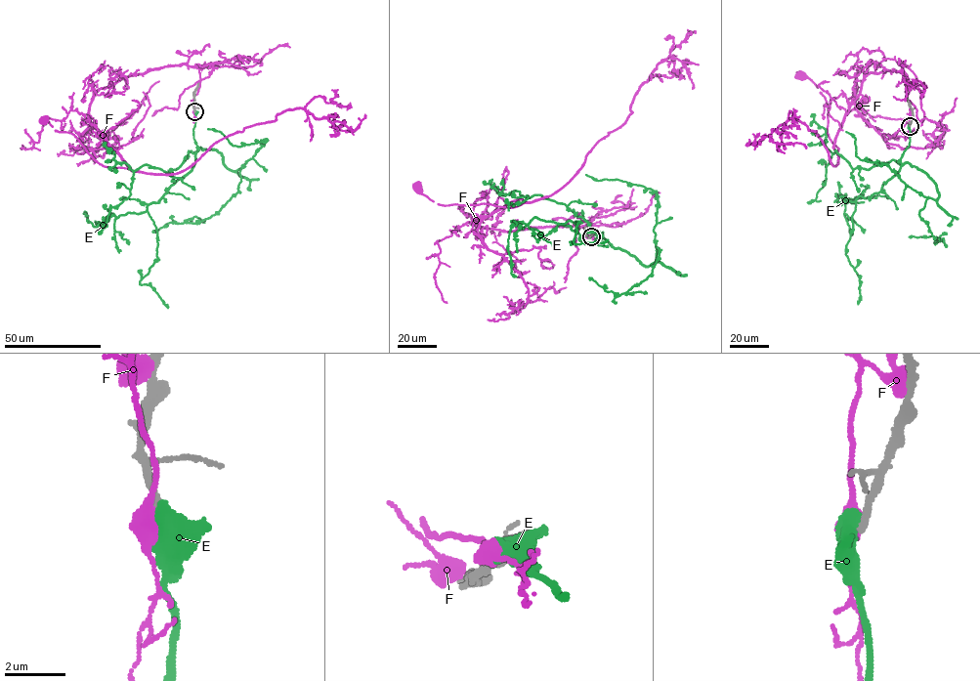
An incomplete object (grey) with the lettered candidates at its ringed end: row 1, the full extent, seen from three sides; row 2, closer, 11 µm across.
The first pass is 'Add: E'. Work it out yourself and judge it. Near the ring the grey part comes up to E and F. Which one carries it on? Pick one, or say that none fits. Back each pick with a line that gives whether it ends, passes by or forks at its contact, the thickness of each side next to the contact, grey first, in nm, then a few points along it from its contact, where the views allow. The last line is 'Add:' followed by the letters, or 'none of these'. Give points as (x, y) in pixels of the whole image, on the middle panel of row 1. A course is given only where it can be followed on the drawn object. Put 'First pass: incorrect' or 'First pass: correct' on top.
First pass: incorrect
Add: none of these

